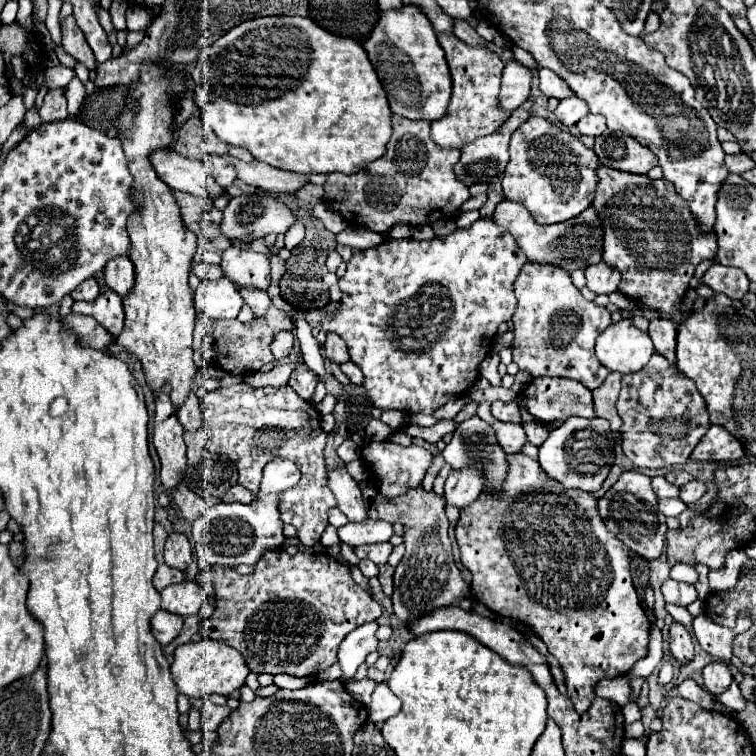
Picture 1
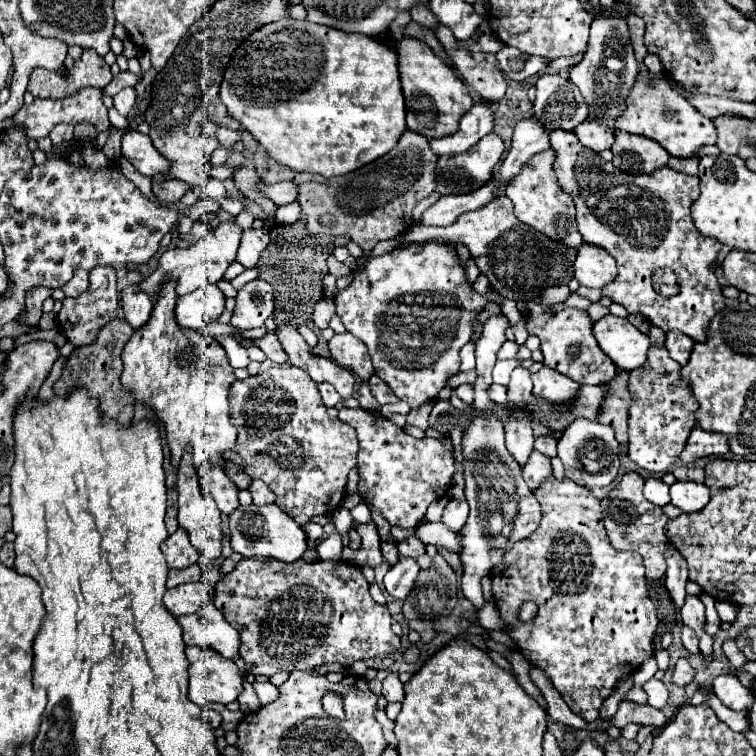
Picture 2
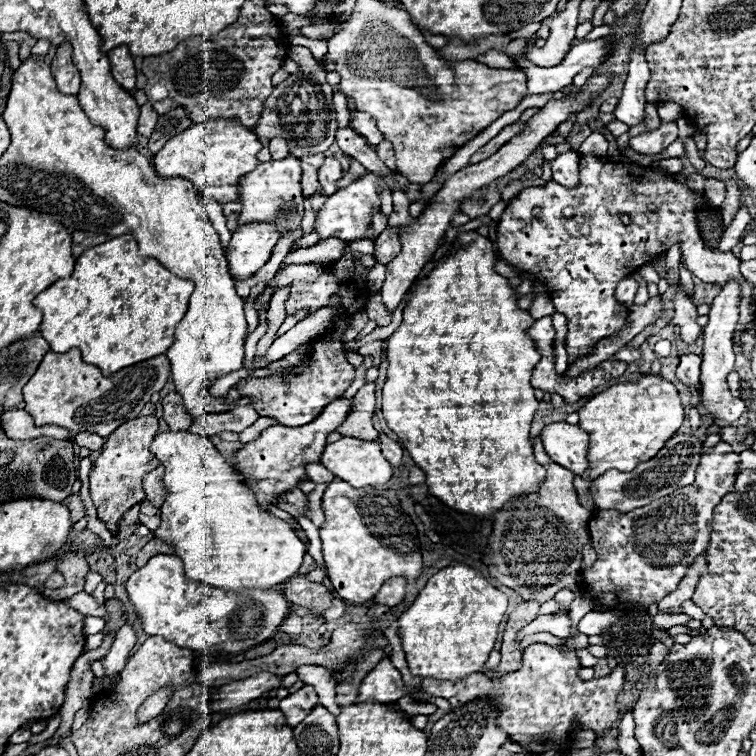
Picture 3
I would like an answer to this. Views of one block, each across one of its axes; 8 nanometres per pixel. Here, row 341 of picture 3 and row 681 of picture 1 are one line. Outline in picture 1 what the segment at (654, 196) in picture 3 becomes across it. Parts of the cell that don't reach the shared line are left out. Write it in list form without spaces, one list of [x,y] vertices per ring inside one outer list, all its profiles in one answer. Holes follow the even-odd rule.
[[[512,454],[510,456],[510,478],[506,480],[506,498],[486,498],[486,494],[478,496],[478,502],[472,502],[466,506],[466,510],[460,510],[460,520],[456,526],[456,540],[462,552],[462,564],[472,572],[472,596],[488,606],[492,612],[504,618],[516,618],[522,624],[530,626],[534,634],[546,644],[548,652],[556,656],[556,660],[562,666],[562,672],[566,676],[566,686],[568,686],[568,696],[574,704],[574,710],[578,714],[588,712],[592,700],[596,698],[596,684],[604,678],[618,678],[626,676],[632,666],[642,660],[648,652],[648,636],[650,636],[650,620],[642,608],[642,602],[636,594],[636,588],[632,584],[632,574],[630,574],[630,548],[620,542],[614,534],[610,534],[598,514],[596,498],[590,492],[582,490],[556,490],[552,484],[560,484],[554,478],[546,476],[546,472],[540,468],[540,464],[526,454]]]

